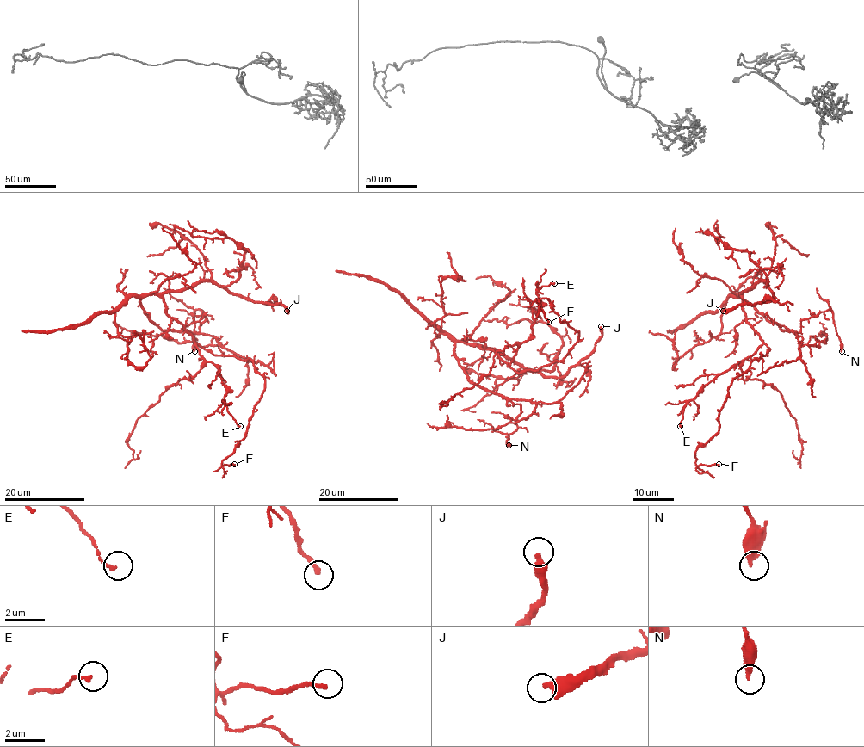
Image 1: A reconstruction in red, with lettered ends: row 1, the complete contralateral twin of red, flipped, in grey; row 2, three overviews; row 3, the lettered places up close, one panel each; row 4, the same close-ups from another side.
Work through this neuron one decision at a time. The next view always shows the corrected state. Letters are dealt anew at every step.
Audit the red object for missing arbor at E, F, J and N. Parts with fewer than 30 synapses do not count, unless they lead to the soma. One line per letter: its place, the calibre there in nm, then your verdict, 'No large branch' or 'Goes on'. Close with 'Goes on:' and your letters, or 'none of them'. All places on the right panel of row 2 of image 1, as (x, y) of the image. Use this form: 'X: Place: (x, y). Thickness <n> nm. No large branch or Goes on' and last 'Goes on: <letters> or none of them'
E: Place: (680, 426). Thickness 150 nm. No large branch
F: Place: (718, 464). Thickness 240 nm. No large branch
J: Place: (723, 311). Thickness 400 nm. Goes on
N: Place: (842, 351). Thickness 380 nm. No large branch
Goes on: J

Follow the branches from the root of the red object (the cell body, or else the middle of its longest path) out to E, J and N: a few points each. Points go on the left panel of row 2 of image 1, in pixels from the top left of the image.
E: (165, 310), (183, 325), (199, 353), (219, 368), (217, 373), (226, 388), (223, 403), (228, 414), (240, 426)
J: (165, 310), (164, 293), (181, 292), (209, 280), (252, 301), (281, 304), (286, 311)
N: (165, 310), (157, 295), (141, 298), (163, 330), (198, 332), (203, 312), (194, 311), (194, 351)

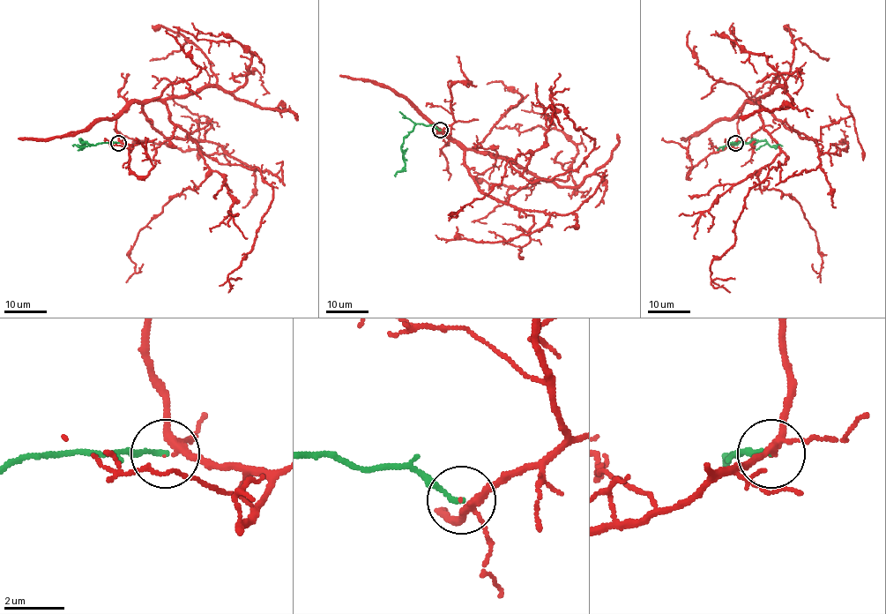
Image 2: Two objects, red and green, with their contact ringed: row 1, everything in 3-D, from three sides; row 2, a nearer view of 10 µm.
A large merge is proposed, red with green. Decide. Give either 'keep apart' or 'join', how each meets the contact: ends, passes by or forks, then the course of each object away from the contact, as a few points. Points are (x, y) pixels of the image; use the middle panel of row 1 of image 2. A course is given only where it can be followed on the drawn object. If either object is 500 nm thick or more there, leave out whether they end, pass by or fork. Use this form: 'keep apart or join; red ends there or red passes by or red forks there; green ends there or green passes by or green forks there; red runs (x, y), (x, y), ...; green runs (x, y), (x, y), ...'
join; red forks there; green ends there; red runs (440, 131), (535, 182), (577, 169), (593, 148), (562, 106), (549, 105), (562, 130); green runs (440, 131), (432, 125), (415, 125), (404, 138), (400, 147), (405, 166), (396, 176)

